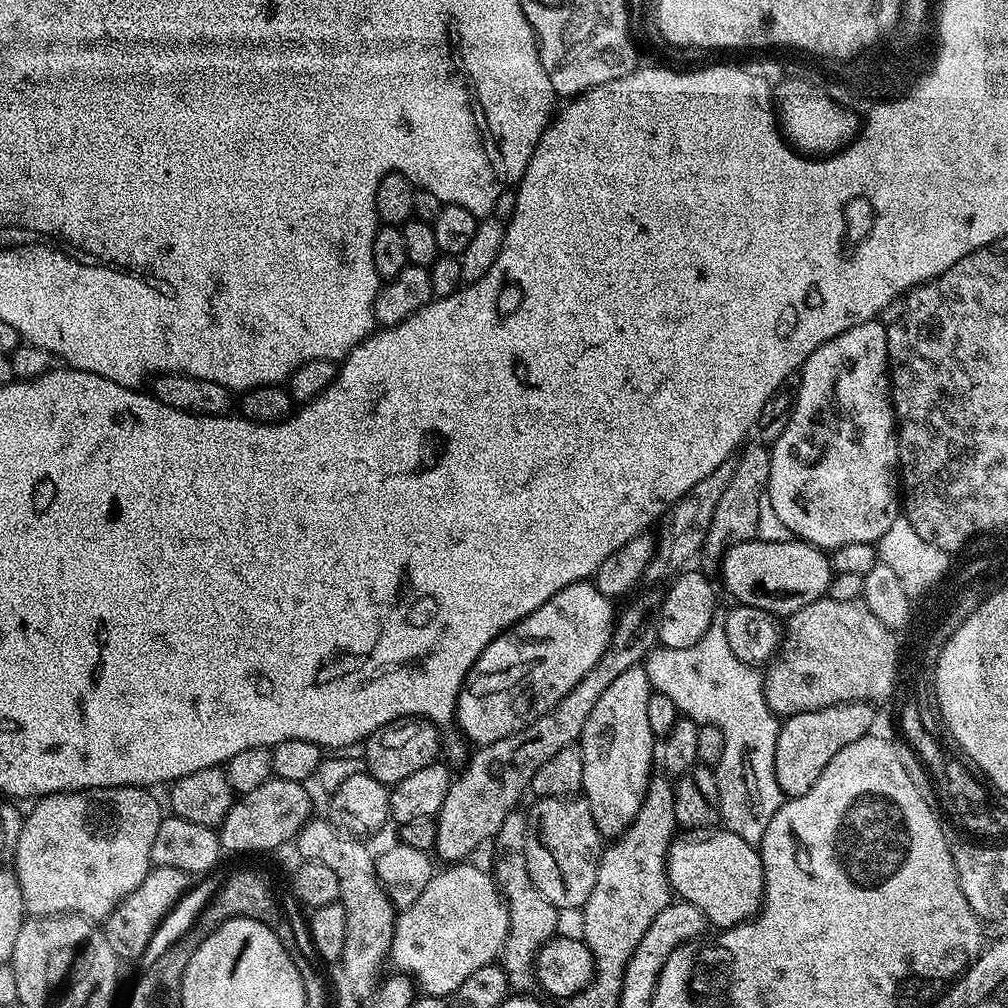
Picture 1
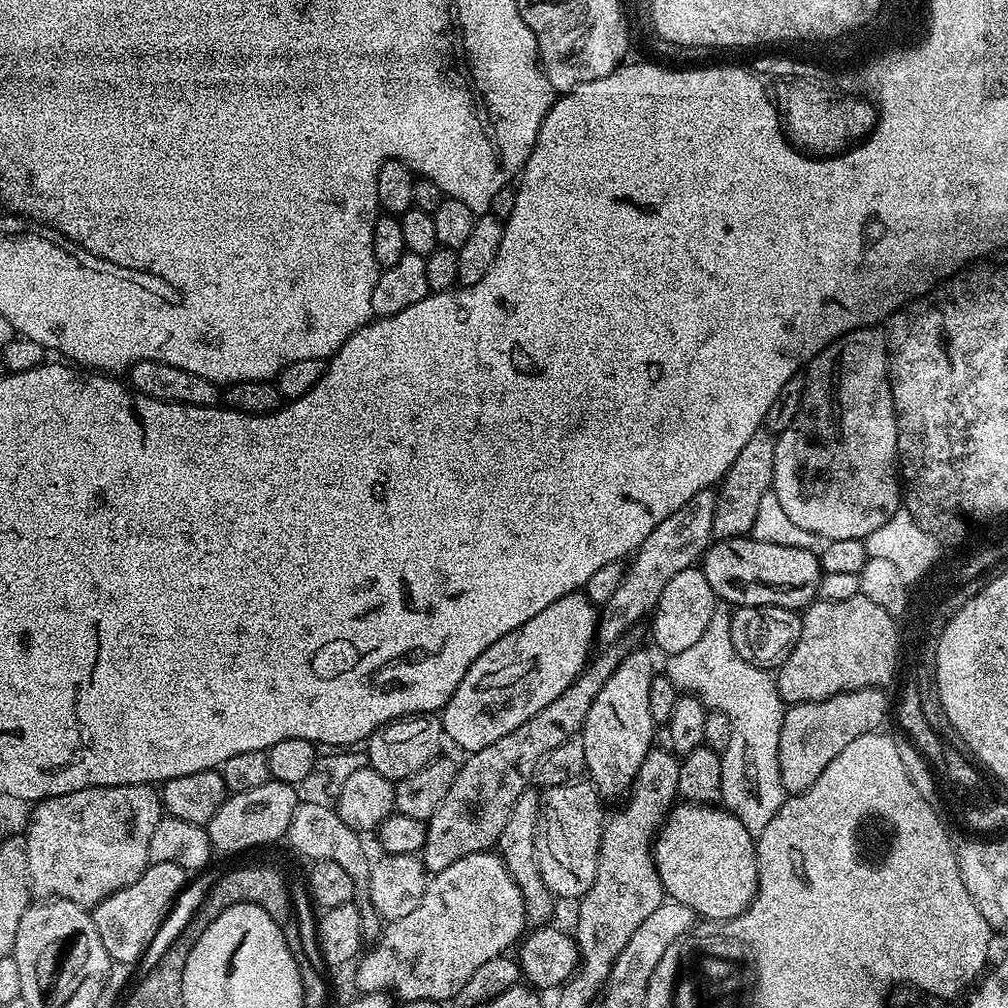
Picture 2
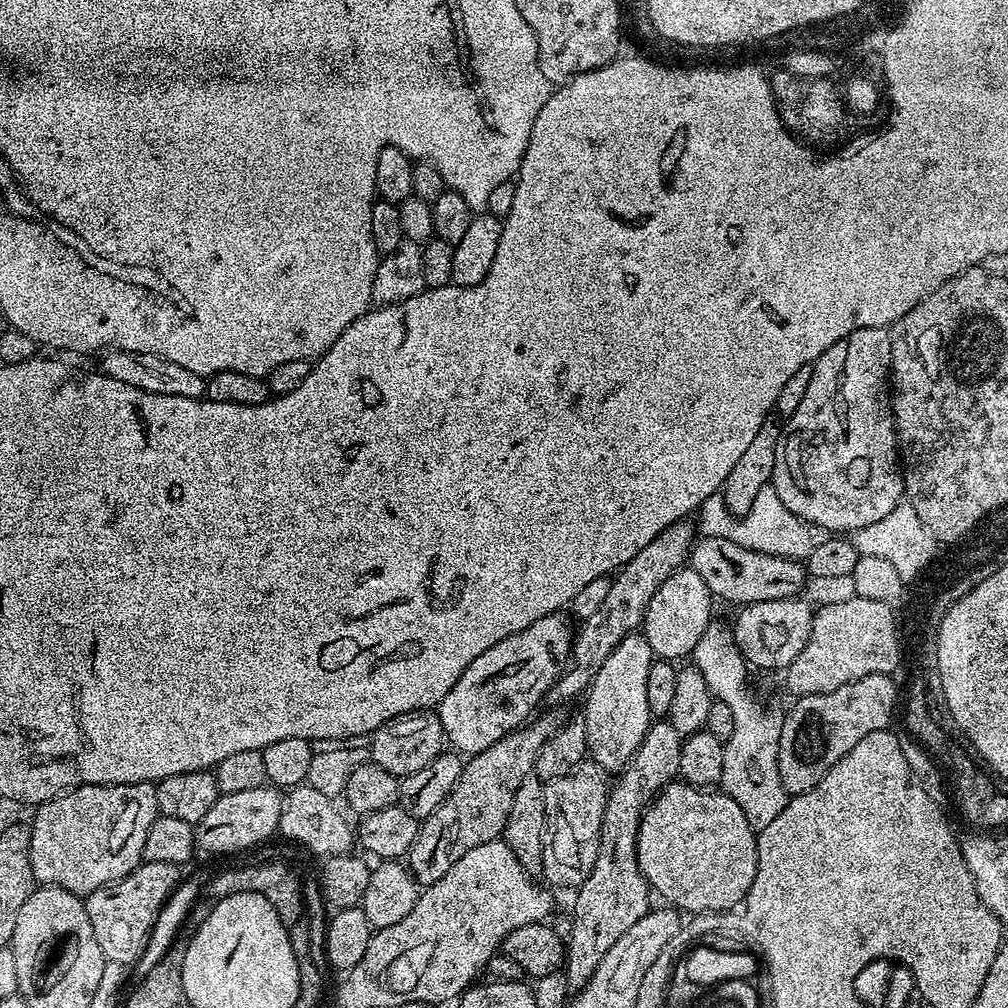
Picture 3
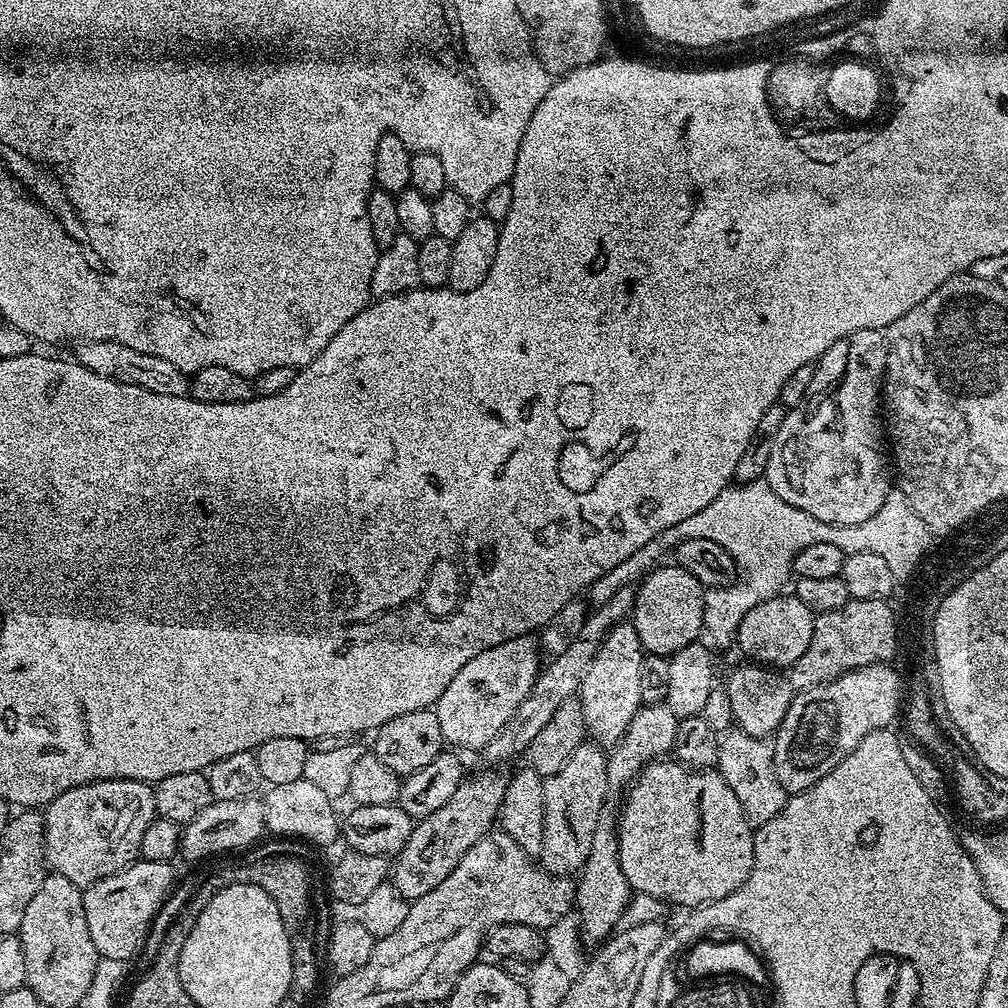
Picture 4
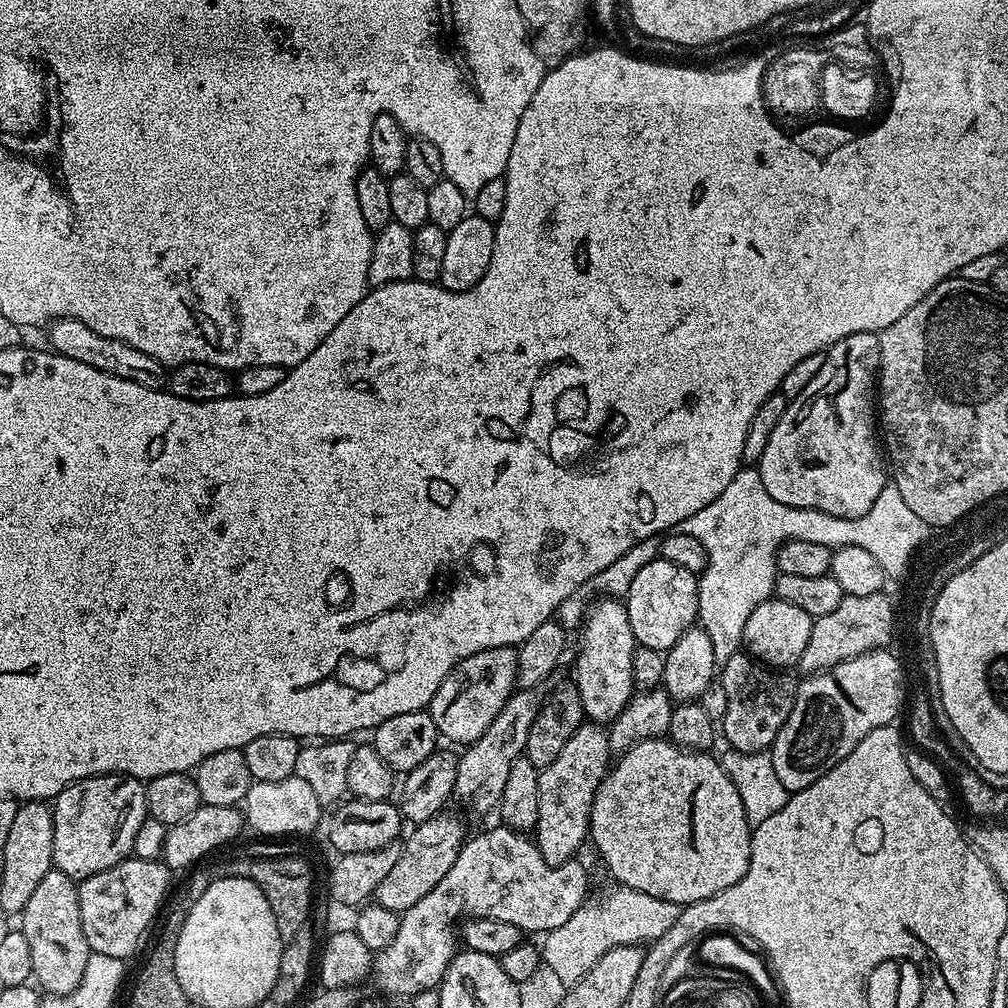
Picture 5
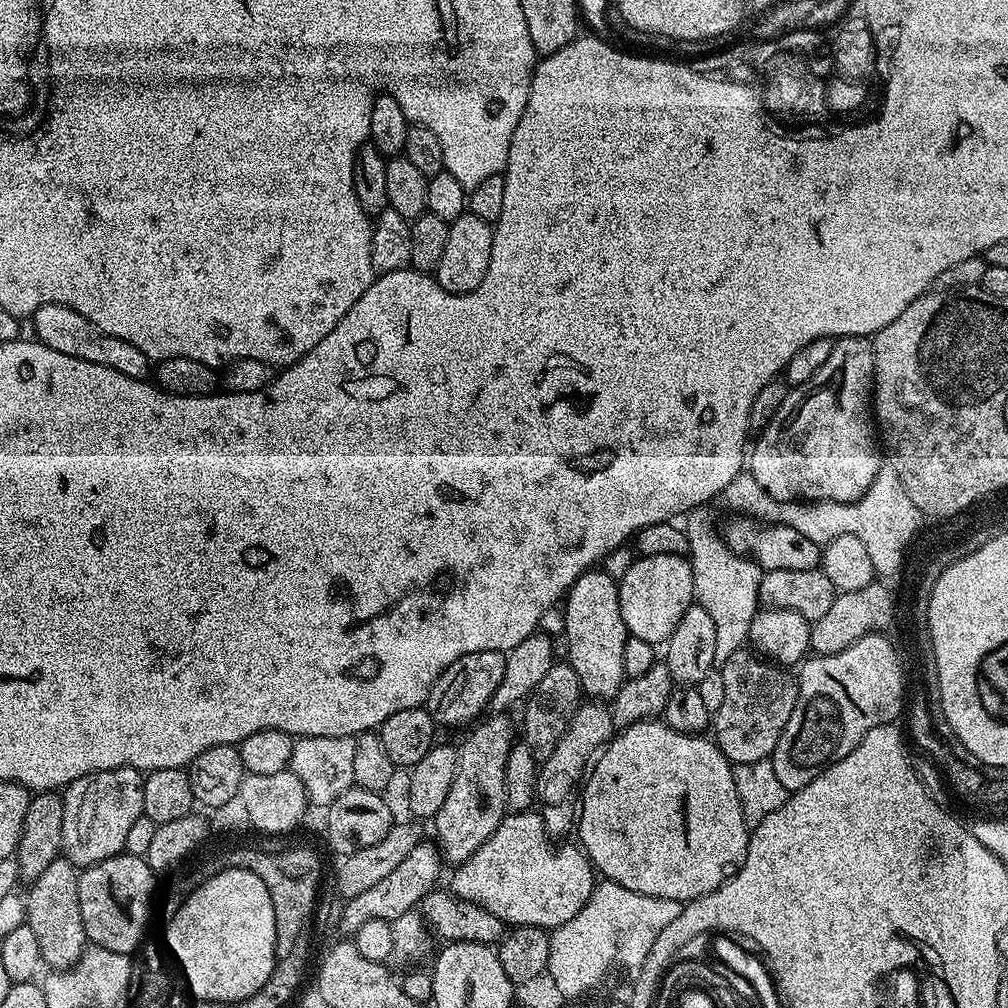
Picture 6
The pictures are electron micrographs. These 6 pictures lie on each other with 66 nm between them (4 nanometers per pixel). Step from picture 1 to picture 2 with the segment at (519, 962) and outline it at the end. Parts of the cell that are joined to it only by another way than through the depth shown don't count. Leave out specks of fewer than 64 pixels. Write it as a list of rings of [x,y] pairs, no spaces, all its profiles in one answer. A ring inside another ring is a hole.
[[[529,786],[518,794],[518,802],[510,810],[510,818],[506,818],[506,826],[502,826],[502,834],[498,845],[498,854],[504,859],[508,873],[524,895],[524,918],[529,925],[547,925],[552,920],[552,903],[554,897],[540,873],[536,857],[536,834],[540,826],[540,792]]]

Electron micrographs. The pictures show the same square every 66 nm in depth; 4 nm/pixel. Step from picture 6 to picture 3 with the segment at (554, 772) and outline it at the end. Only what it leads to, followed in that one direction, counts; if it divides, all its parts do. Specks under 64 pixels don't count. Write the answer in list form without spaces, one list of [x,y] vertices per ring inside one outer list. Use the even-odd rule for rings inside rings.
[[[591,758],[584,759],[569,776],[545,783],[544,876],[549,885],[557,884],[560,888],[575,890],[590,874],[600,841],[602,814],[606,810],[609,787],[609,773]]]

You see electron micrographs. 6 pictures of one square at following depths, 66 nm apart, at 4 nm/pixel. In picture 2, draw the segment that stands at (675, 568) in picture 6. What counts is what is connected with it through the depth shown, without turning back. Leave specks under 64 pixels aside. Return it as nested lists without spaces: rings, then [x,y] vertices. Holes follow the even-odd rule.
[[[693,566],[682,570],[682,574],[677,574],[669,582],[666,590],[662,590],[650,616],[652,640],[664,651],[665,657],[682,654],[682,650],[694,646],[694,642],[702,638],[706,626],[710,626],[710,614],[714,614],[716,603],[718,598],[710,582],[706,582],[706,574],[699,567]]]

